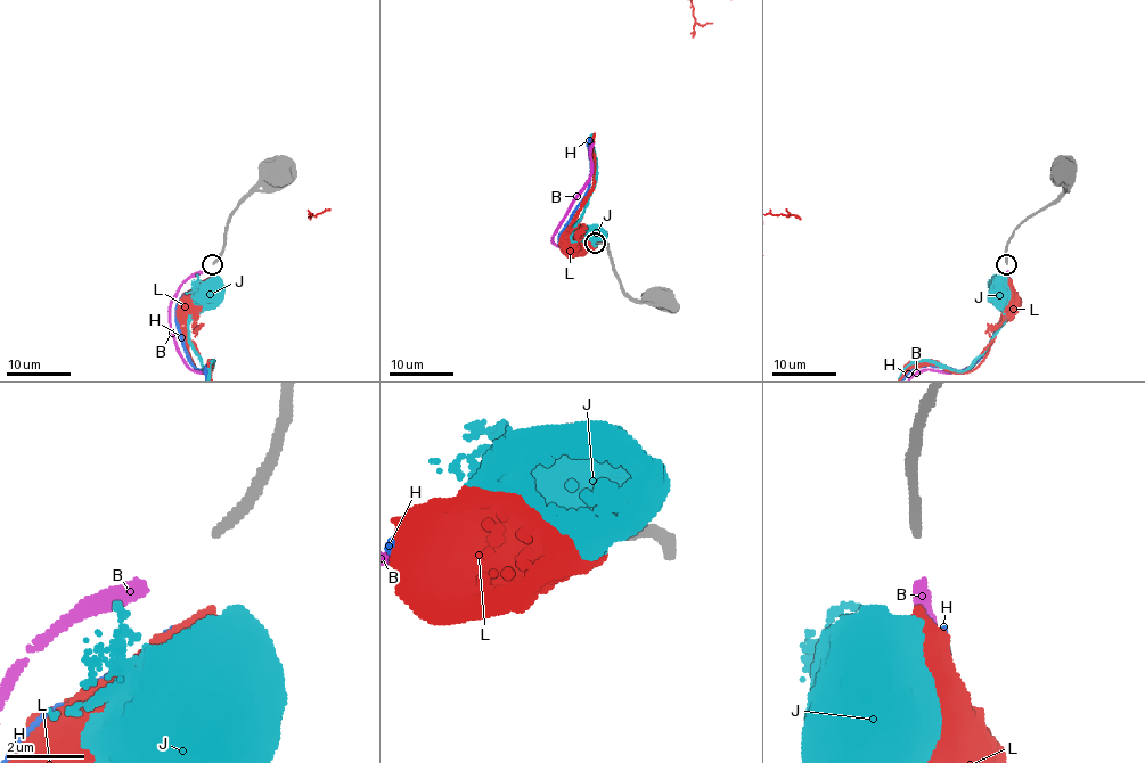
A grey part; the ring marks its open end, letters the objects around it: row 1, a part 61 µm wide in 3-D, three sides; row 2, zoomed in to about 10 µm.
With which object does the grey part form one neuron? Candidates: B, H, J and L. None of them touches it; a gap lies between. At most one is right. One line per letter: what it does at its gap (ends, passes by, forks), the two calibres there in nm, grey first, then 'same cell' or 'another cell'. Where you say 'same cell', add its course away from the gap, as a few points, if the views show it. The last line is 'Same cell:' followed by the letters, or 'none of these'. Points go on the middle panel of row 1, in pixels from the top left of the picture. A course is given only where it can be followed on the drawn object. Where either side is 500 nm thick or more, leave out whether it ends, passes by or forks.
B: it ends there; 240 nm thick on the grey side, 400 nm on the other; same cell
H: it ends there; 240 nm thick on the grey side, 240 nm on the other; another cell
J: 240 nm thick on the grey side, 800 nm on the other; another cell
L: it ends there; 240 nm thick on the grey side, 440 nm on the other; another cell
Same cell: B

